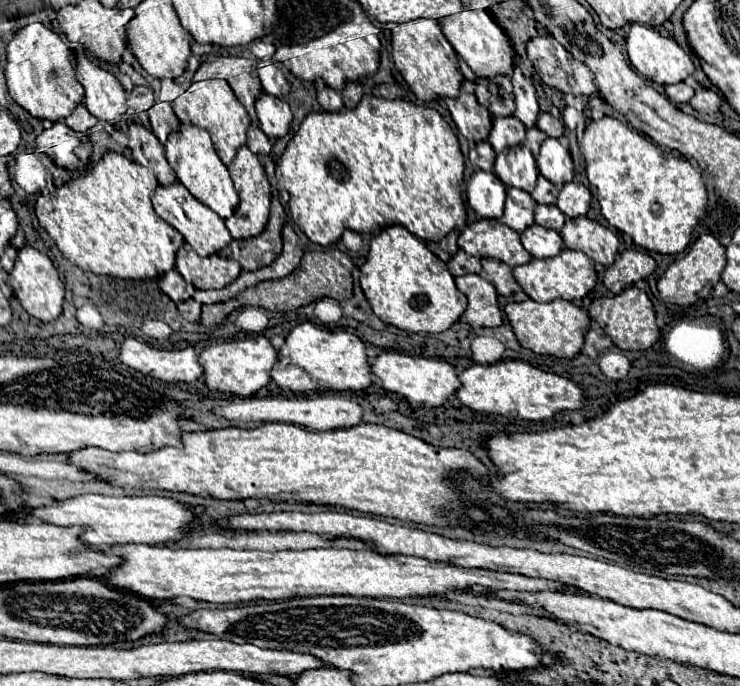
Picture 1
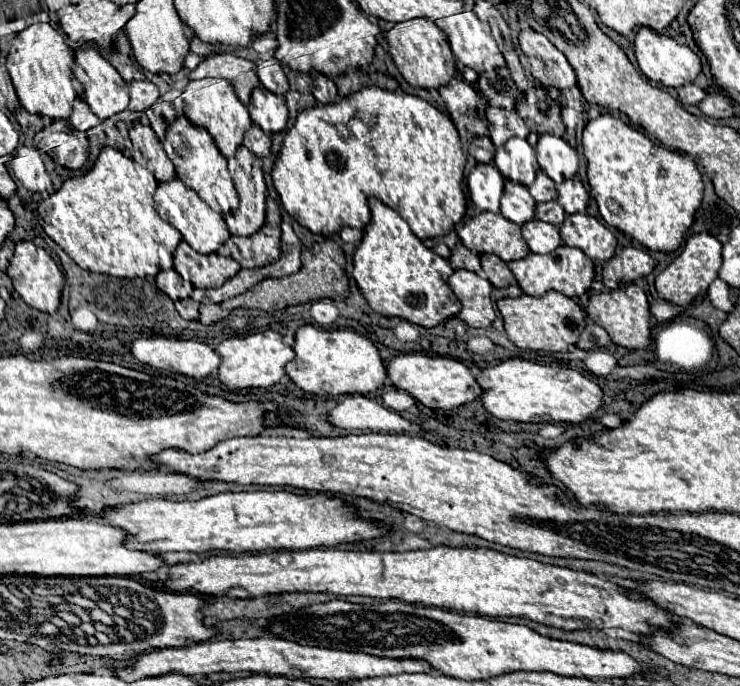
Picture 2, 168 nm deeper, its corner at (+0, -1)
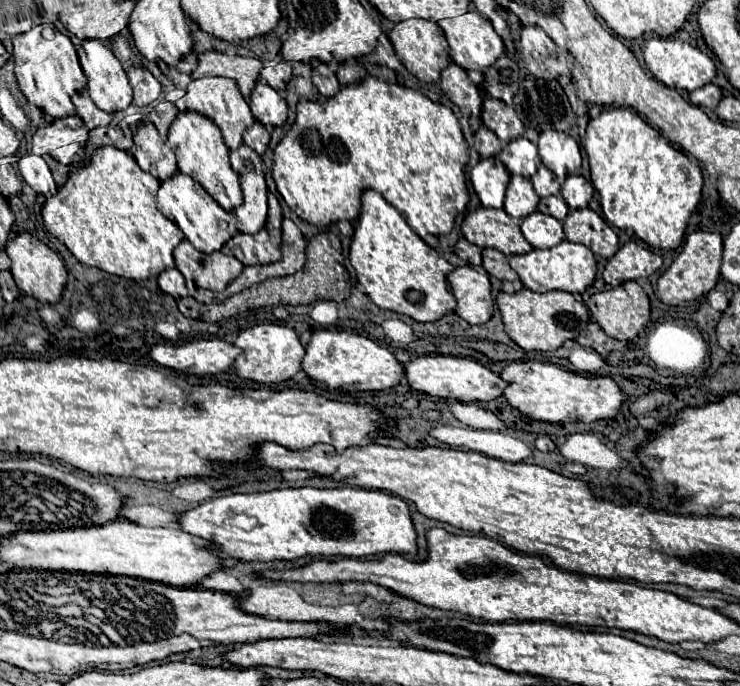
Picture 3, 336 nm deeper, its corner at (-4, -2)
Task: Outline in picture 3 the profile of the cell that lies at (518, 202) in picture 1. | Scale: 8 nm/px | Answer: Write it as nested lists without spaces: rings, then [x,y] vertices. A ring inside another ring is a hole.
[[[512,175],[510,183],[508,183],[508,193],[506,193],[506,201],[504,201],[504,211],[512,217],[528,217],[530,213],[536,211],[540,197],[536,195],[536,191],[532,189],[530,179],[520,177],[520,175]]]

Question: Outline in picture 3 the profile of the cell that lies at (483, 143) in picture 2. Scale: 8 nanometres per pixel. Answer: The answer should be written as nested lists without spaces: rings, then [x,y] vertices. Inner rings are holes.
[[[480,127],[476,133],[474,133],[474,147],[476,151],[480,153],[480,157],[496,157],[502,149],[502,141],[488,129],[488,127]]]

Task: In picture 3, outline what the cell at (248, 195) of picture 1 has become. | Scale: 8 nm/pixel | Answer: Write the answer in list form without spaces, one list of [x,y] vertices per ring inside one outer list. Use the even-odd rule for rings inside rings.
[[[240,145],[230,151],[232,169],[240,175],[244,191],[244,203],[234,209],[238,219],[238,231],[258,233],[266,223],[266,181],[262,159],[248,145]]]

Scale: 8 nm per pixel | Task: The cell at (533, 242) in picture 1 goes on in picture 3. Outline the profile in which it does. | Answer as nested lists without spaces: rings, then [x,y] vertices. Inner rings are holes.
[[[534,211],[522,219],[522,233],[536,249],[550,249],[564,239],[562,223],[540,211]]]

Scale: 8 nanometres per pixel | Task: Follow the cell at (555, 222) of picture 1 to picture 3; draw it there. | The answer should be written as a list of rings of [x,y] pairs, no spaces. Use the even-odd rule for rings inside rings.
[[[544,197],[538,203],[538,211],[556,217],[558,221],[564,221],[568,215],[568,205],[564,203],[562,197]]]

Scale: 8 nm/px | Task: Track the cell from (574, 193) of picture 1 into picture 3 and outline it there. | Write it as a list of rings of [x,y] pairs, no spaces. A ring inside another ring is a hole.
[[[572,175],[564,181],[560,195],[562,199],[568,203],[570,209],[582,209],[588,207],[590,199],[592,199],[594,187],[590,185],[590,181],[586,181],[582,175]]]

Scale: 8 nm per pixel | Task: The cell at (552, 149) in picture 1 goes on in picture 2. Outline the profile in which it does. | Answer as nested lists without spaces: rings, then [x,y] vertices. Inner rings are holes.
[[[540,136],[536,156],[542,172],[554,180],[556,186],[578,172],[578,156],[574,148],[570,148],[570,144],[558,136]]]

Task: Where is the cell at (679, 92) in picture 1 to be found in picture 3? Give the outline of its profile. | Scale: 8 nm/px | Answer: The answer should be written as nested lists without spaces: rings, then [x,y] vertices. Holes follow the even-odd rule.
[[[708,83],[696,91],[690,93],[690,101],[698,107],[706,107],[706,109],[716,109],[716,105],[722,99],[722,89],[714,83]]]

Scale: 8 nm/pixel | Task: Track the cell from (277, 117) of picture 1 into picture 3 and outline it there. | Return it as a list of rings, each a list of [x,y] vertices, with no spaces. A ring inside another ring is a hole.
[[[258,81],[252,95],[250,95],[250,107],[254,117],[268,129],[272,131],[274,127],[280,127],[286,123],[286,101],[284,97],[272,89],[270,85],[266,85],[264,81]]]

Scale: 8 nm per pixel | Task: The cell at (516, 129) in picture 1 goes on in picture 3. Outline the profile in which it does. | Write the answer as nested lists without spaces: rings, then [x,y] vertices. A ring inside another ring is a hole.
[[[486,99],[482,105],[482,123],[494,131],[504,143],[522,137],[524,133],[524,125],[522,121],[516,117],[514,107],[504,105],[504,101],[496,101],[496,99]]]

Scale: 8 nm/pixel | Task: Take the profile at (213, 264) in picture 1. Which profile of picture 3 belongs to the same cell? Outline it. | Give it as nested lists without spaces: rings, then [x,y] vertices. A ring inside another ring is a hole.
[[[187,239],[180,241],[180,245],[174,249],[174,261],[176,269],[185,279],[210,291],[224,291],[244,269],[234,255],[224,255],[220,251],[210,255],[200,253]]]

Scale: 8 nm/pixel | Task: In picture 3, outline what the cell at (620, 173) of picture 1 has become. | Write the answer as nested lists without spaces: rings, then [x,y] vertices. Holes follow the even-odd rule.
[[[624,107],[604,109],[592,119],[582,145],[588,153],[591,183],[600,193],[604,219],[618,229],[632,229],[654,249],[680,247],[688,219],[700,203],[700,167],[674,149],[638,113]]]

